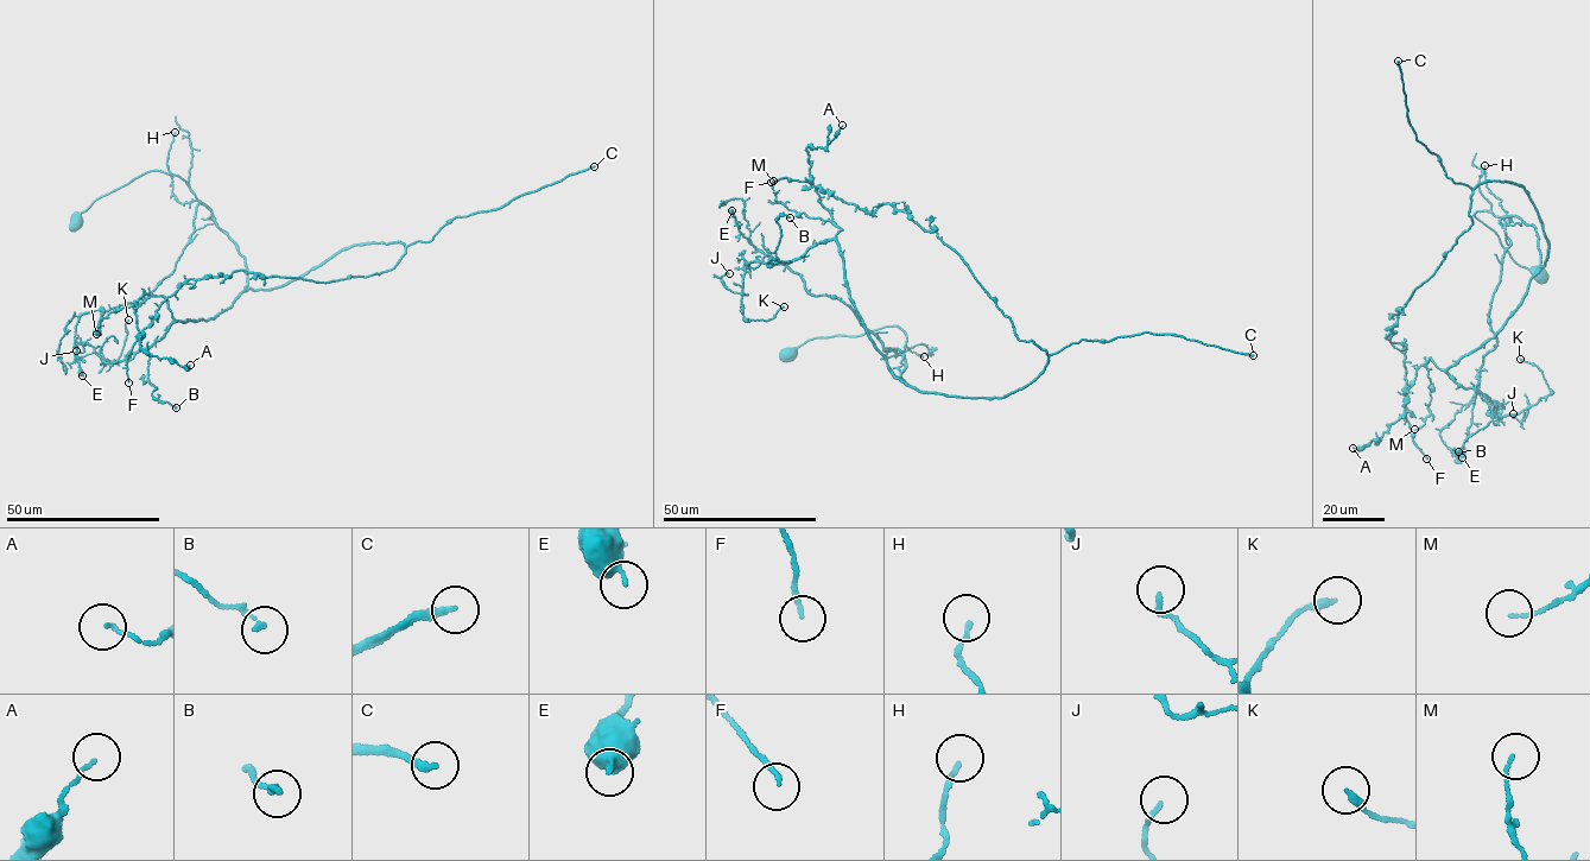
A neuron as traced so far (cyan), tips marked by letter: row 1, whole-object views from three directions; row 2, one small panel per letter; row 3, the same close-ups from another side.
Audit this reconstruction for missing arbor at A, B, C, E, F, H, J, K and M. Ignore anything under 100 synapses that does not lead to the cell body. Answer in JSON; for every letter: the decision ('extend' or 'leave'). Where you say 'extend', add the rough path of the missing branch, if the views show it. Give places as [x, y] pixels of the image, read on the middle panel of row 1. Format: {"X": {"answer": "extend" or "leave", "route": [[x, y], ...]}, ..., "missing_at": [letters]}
{"A": {"answer": "leave"}, "B": {"answer": "leave"}, "C": {"answer": "extend"}, "E": {"answer": "leave"}, "F": {"answer": "leave"}, "H": {"answer": "leave"}, "J": {"answer": "leave"}, "K": {"answer": "leave"}, "M": {"answer": "leave"}, "missing_at": ["C"]}

